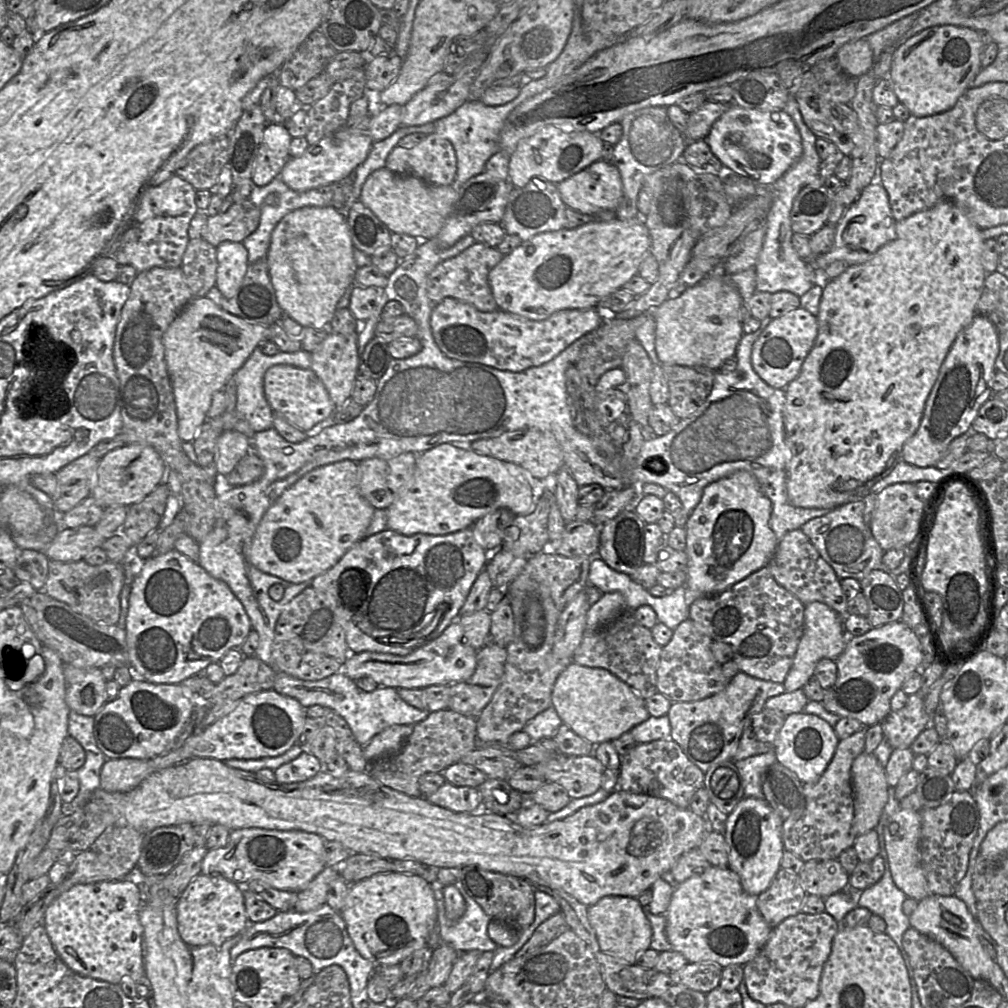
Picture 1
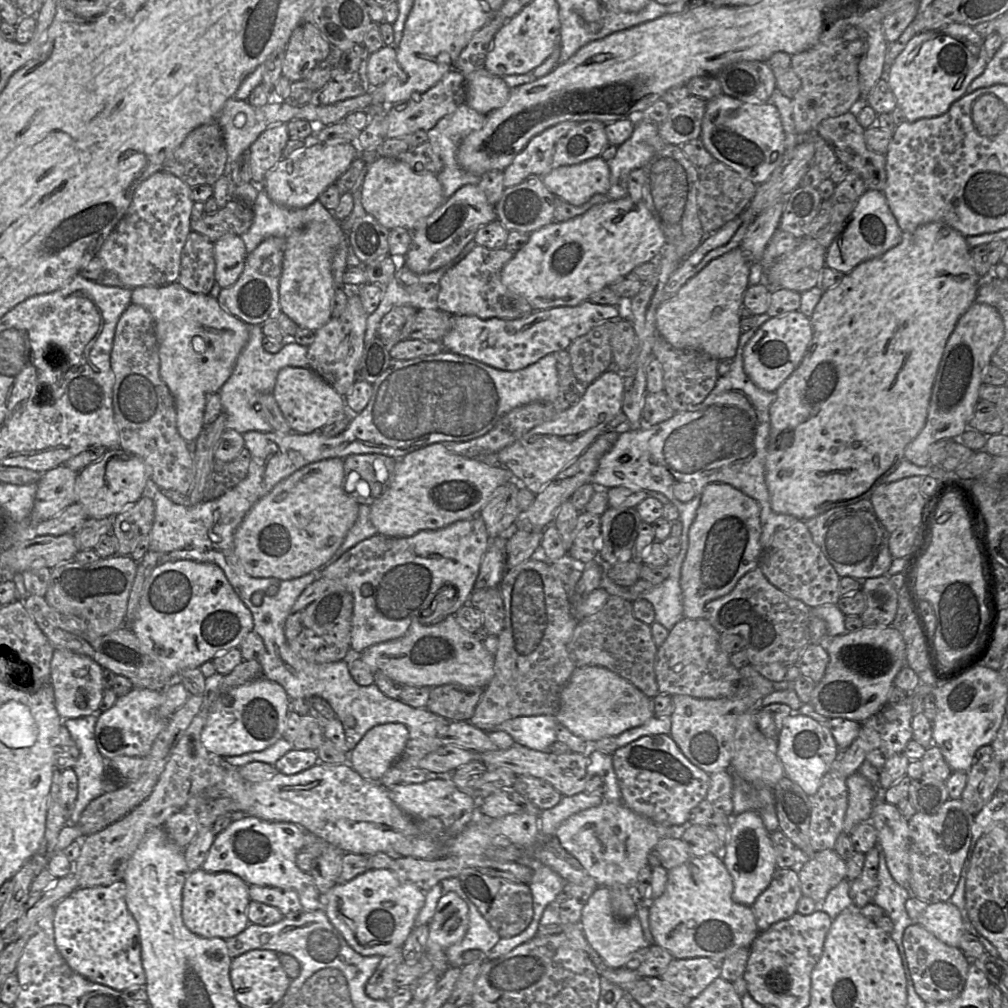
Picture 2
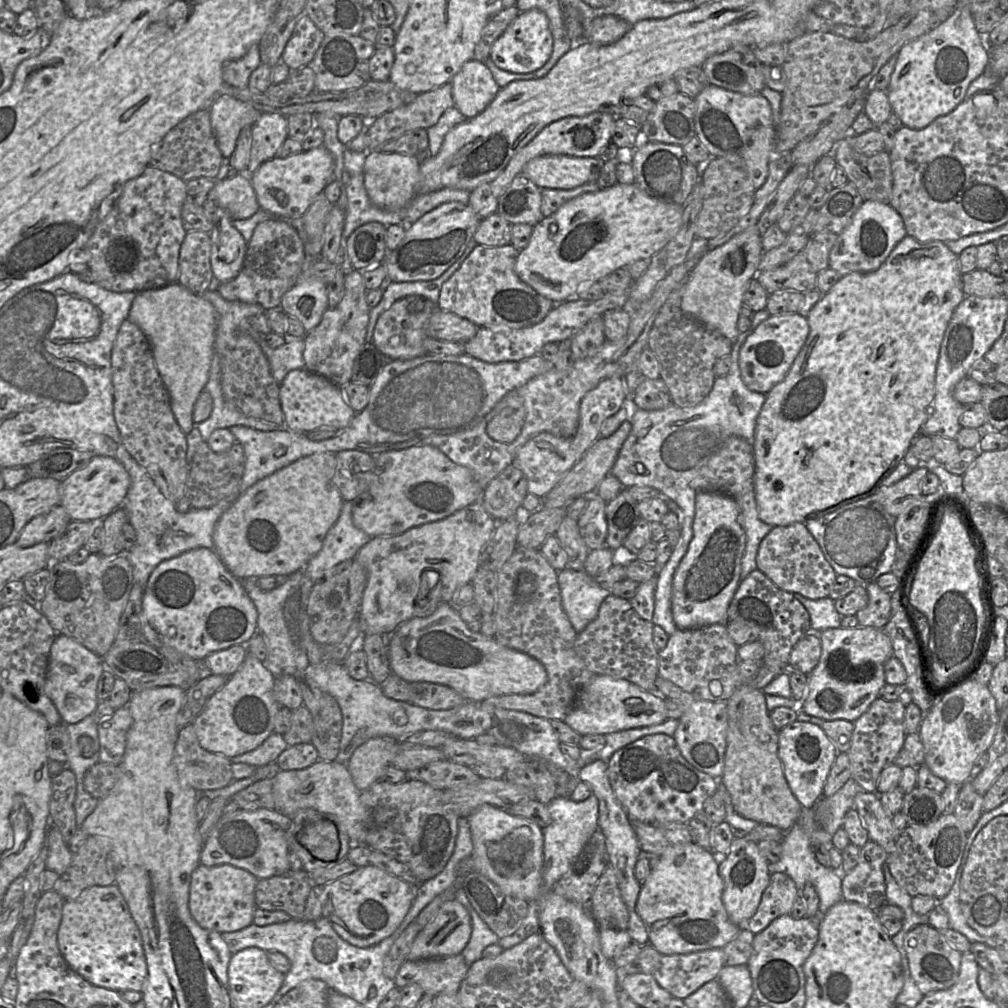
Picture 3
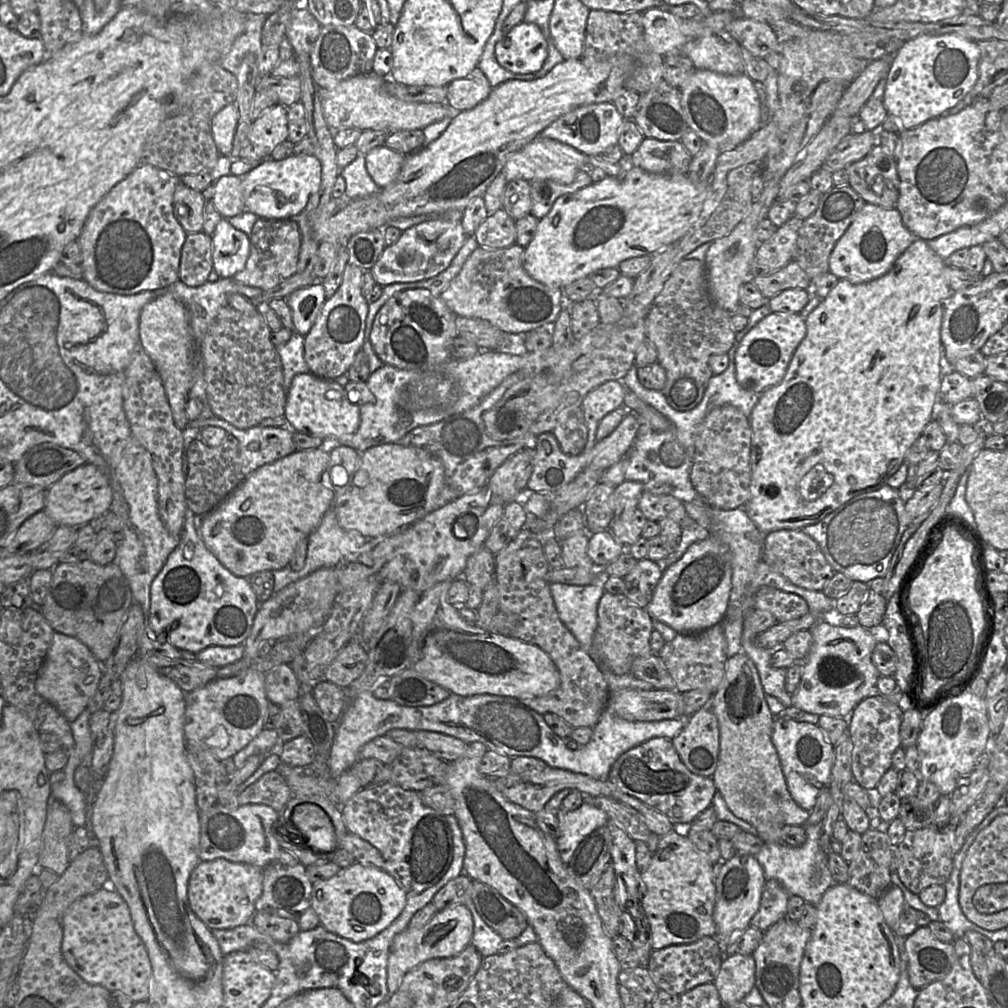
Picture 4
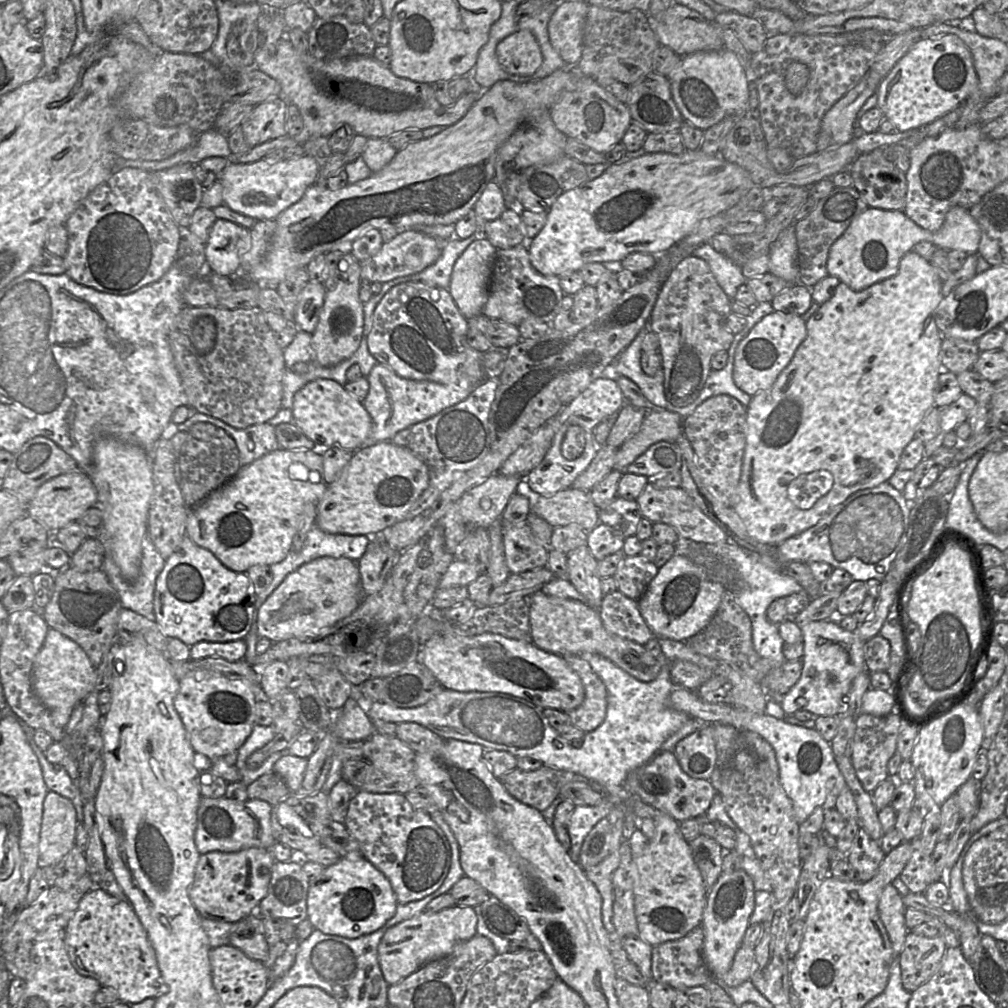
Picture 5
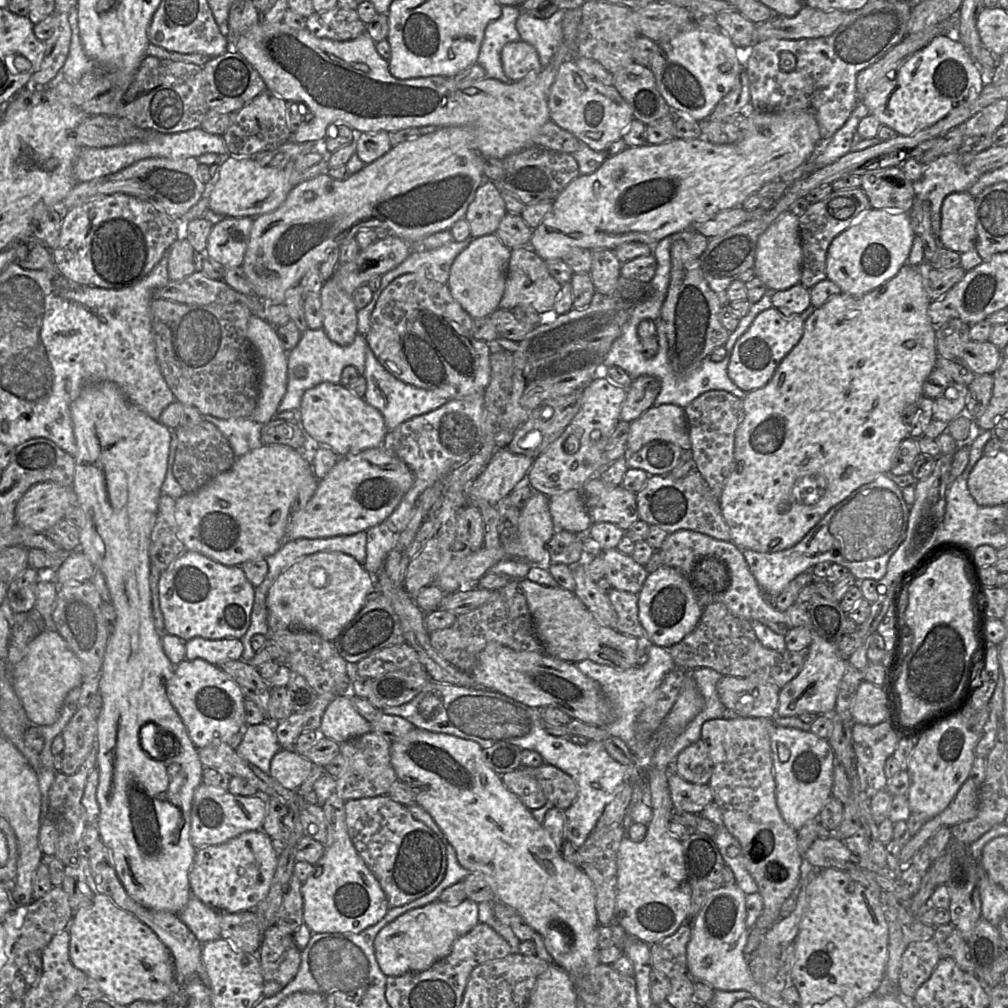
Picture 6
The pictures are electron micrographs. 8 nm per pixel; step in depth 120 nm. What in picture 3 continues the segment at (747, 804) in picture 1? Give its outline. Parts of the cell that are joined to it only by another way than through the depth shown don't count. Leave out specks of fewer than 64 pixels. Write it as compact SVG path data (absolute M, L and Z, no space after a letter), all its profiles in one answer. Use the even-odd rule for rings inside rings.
M734 837L729 852L718 859L718 873L723 882L722 902L732 923L745 927L754 916L764 890L770 881L769 862L760 853L756 842Z

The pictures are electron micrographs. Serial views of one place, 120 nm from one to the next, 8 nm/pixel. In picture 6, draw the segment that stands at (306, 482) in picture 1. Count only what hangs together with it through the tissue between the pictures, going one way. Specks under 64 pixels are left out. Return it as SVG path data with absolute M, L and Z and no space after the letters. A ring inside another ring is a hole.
M265 444L243 456L236 458L232 467L211 479L206 485L193 493L184 493L175 500L175 518L178 526L178 538L184 544L186 550L201 553L225 566L240 566L249 560L266 559L276 553L285 542L285 531L291 515L291 505L294 502L303 481L313 474L311 459L299 450L281 444Z

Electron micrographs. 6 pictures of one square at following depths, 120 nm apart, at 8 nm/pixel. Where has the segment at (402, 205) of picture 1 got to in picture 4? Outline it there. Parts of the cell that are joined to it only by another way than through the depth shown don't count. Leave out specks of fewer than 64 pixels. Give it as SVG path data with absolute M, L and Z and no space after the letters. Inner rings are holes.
M384 144L365 154L367 172L380 189L396 180L404 160L405 155L386 147Z

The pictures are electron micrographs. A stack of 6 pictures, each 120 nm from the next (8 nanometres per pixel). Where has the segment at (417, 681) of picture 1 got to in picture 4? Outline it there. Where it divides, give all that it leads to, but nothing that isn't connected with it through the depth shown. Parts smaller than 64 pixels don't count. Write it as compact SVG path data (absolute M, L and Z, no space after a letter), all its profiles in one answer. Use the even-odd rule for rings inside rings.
M453 580L437 583L421 596L412 615L412 640L410 645L410 667L450 693L459 696L492 694L517 699L544 696L560 685L559 671L551 657L538 646L484 630L469 624L459 614L458 608L447 602L447 593Z

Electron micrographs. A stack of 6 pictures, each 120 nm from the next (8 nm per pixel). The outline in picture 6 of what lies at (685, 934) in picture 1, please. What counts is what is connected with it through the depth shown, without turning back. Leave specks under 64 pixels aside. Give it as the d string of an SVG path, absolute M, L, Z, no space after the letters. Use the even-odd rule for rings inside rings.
M650 768L648 784L650 788L652 818L648 823L643 841L633 842L627 835L620 842L617 858L617 892L614 908L614 922L618 923L630 936L651 945L674 934L689 920L691 888L685 869L682 842L669 830L673 803L668 785L669 768Z

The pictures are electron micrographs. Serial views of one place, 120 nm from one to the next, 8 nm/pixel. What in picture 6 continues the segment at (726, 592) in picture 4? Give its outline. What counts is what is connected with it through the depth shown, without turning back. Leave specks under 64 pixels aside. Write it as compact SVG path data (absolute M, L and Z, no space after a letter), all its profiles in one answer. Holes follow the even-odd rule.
M662 565L649 574L638 594L638 617L651 644L669 648L694 630L704 607L697 601L688 581L675 568Z

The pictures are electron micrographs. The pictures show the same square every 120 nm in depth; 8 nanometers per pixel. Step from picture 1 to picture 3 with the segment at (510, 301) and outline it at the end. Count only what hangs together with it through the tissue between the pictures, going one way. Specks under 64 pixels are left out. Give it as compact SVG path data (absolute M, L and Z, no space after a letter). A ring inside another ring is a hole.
M635 183L621 184L589 192L572 198L561 205L556 212L544 217L533 226L528 245L519 250L515 263L515 272L518 277L538 294L561 303L571 295L577 295L580 290L590 287L607 274L629 264L650 259L661 250L677 233L682 222L683 206L666 203L649 196ZM557 224L558 230L551 234L549 226Z

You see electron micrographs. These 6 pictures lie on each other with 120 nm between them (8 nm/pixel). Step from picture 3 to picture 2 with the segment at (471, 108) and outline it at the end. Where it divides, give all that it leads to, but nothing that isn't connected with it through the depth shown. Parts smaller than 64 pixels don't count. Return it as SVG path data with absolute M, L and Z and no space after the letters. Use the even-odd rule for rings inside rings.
M484 67L465 75L466 104L477 112L488 115L507 102L511 88L502 77Z

